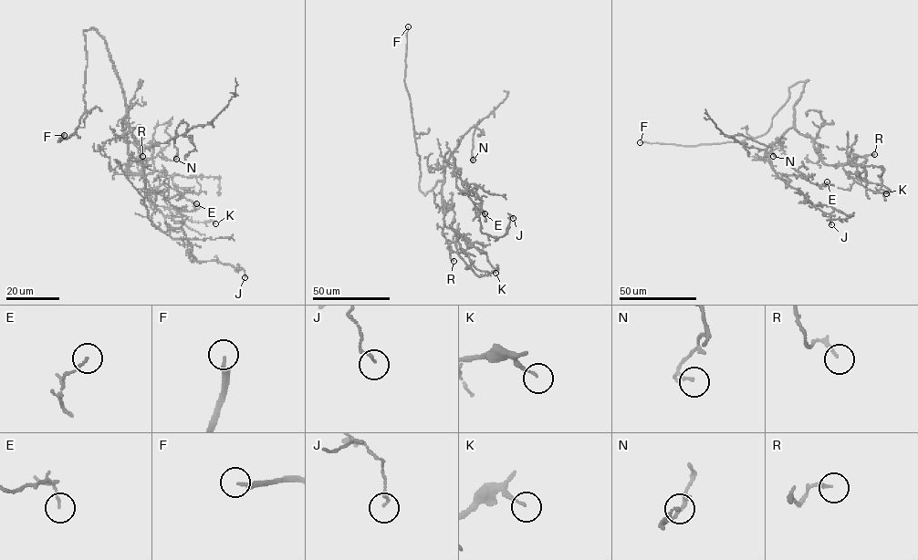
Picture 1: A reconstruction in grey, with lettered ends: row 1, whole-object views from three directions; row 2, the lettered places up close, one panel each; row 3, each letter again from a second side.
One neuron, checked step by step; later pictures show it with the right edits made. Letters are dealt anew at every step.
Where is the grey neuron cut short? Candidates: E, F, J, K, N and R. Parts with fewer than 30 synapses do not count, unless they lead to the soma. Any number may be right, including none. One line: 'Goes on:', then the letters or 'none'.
Goes on: F

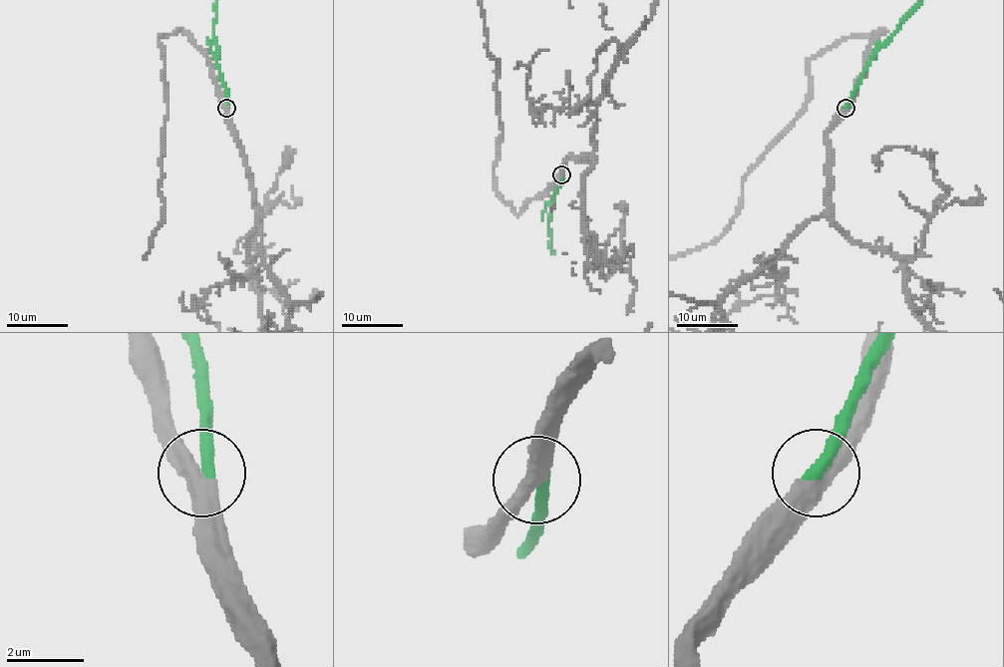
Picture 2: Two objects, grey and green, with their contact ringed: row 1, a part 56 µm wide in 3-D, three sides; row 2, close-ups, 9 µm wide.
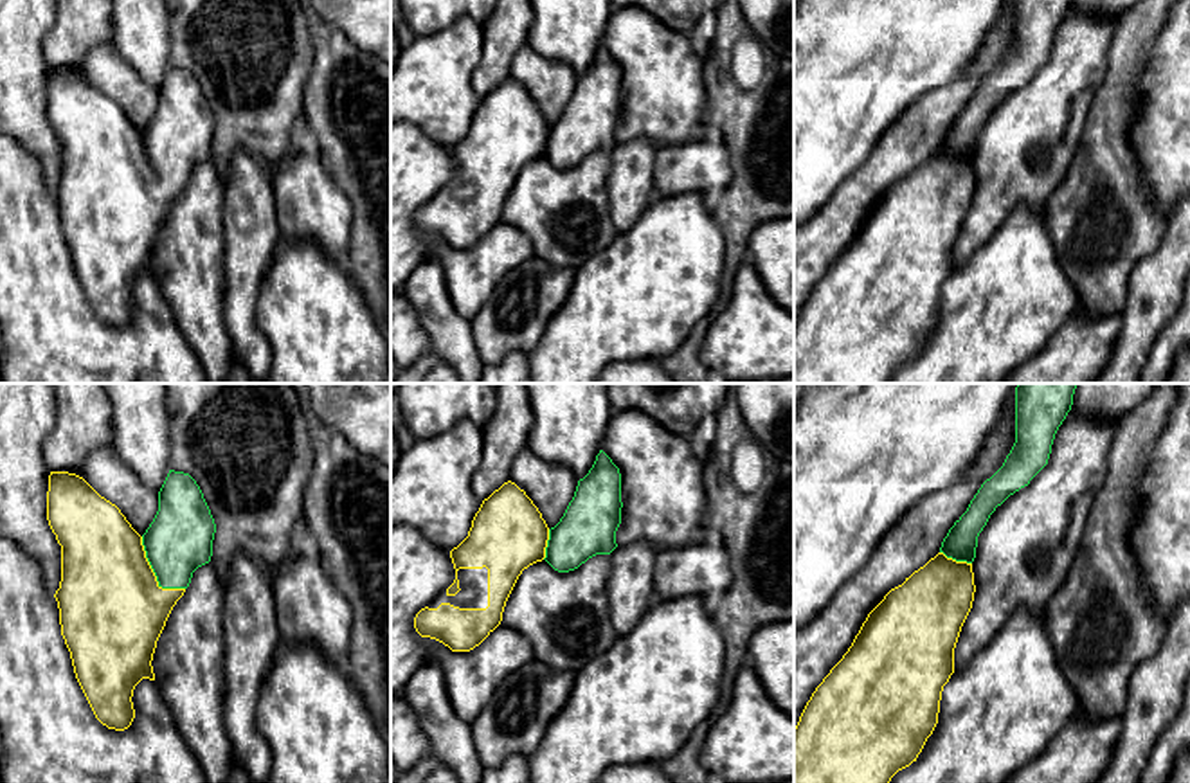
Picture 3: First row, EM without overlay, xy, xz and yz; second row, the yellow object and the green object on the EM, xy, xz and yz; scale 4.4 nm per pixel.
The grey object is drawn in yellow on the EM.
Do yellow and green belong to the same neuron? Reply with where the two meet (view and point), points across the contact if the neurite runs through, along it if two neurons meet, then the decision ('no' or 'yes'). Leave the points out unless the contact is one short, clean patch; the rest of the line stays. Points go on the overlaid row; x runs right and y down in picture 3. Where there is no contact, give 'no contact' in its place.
xy (153, 573) | yes

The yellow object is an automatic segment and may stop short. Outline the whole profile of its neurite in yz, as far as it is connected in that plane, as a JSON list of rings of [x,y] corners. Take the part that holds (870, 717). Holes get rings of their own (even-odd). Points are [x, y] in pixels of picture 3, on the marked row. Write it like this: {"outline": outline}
{"outline": [[[1017,383],[1015,443],[1003,466],[981,484],[967,511],[949,529],[940,553],[891,589],[868,614],[848,652],[807,702],[794,727],[794,783],[889,783],[898,770],[916,761],[938,724],[942,691],[954,673],[954,648],[972,608],[978,536],[996,508],[1028,486],[1048,464],[1055,434],[1071,410],[1075,389],[1077,383]]]}

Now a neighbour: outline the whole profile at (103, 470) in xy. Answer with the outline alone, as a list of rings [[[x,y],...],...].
[[[110,446],[88,454],[83,479],[115,504],[142,536],[158,511],[158,491],[148,488]]]

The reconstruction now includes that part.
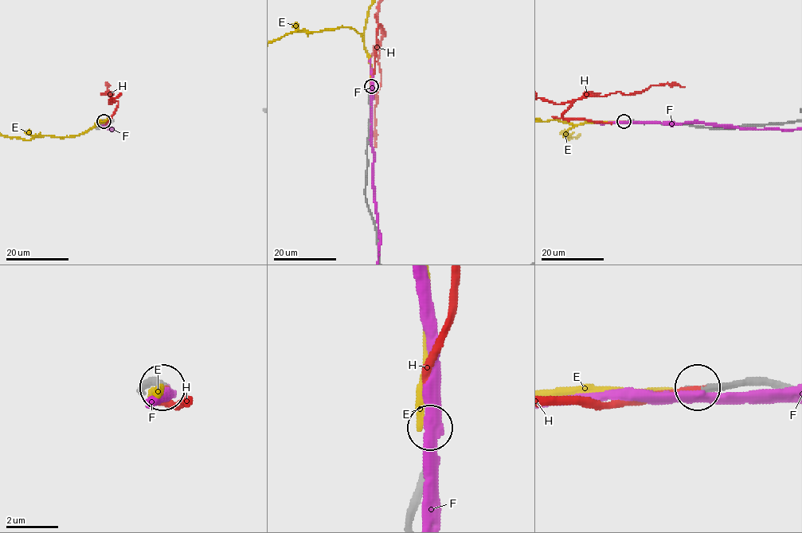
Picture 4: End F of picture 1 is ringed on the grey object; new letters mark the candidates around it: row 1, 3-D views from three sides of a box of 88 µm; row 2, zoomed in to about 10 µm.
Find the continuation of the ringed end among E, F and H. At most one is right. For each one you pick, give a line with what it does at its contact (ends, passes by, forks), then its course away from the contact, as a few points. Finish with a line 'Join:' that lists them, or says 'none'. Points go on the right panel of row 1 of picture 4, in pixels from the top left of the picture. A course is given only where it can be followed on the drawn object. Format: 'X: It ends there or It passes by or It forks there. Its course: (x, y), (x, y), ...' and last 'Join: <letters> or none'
H: It ends there
Join: H

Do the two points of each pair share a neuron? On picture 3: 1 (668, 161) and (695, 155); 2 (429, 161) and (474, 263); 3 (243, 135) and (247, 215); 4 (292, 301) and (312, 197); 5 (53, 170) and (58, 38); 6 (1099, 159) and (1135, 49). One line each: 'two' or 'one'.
1: one
2: one
3: one
4: two
5: one
6: one

